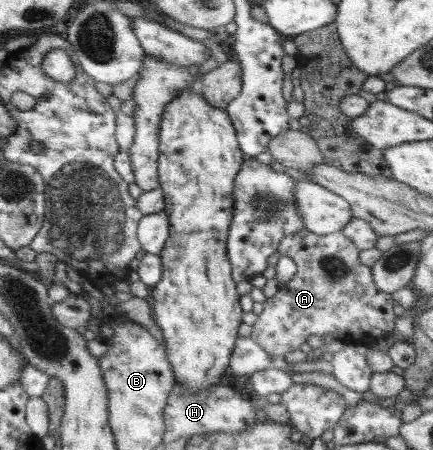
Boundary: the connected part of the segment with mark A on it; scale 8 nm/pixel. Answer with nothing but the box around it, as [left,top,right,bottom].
[251,229,395,356]

